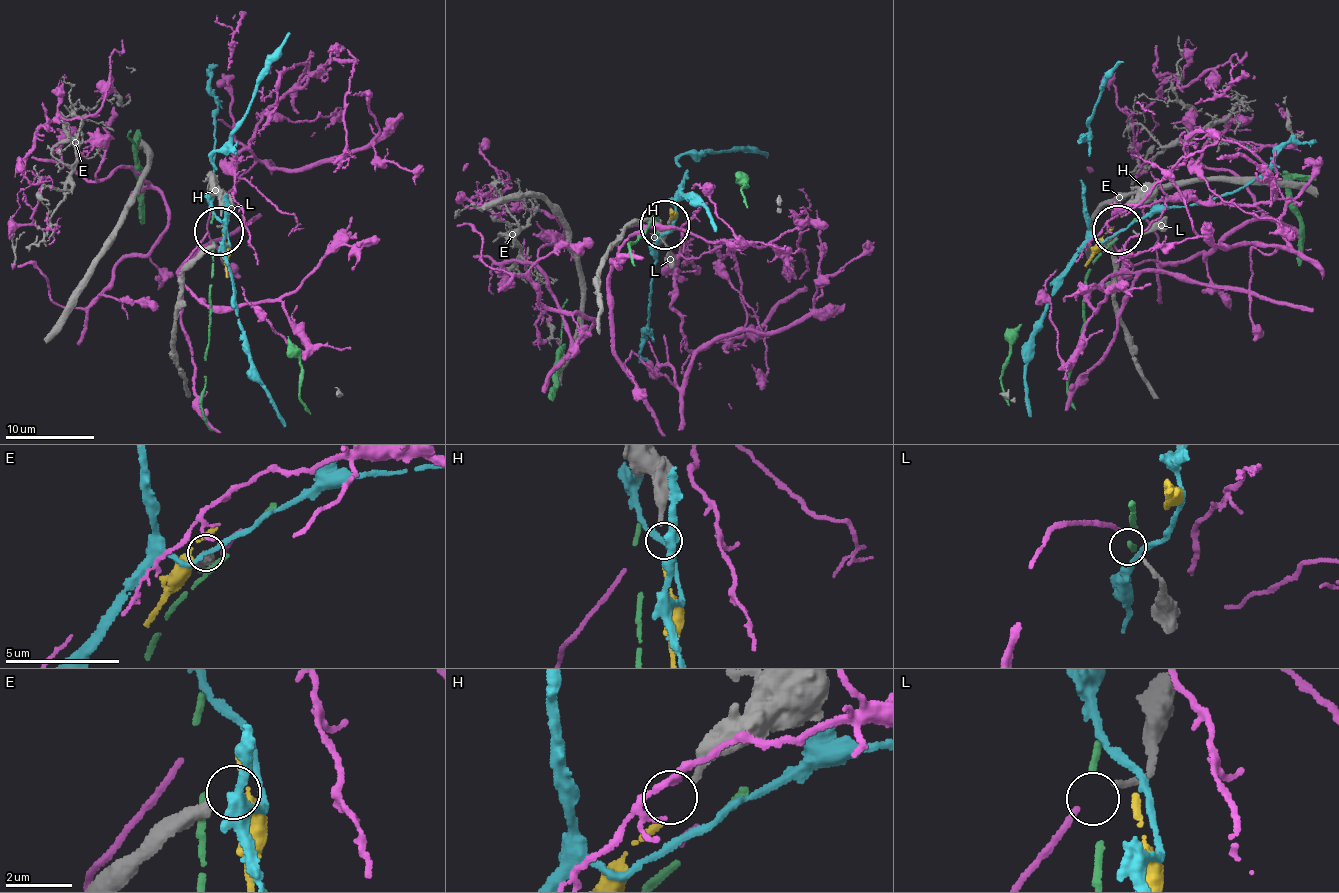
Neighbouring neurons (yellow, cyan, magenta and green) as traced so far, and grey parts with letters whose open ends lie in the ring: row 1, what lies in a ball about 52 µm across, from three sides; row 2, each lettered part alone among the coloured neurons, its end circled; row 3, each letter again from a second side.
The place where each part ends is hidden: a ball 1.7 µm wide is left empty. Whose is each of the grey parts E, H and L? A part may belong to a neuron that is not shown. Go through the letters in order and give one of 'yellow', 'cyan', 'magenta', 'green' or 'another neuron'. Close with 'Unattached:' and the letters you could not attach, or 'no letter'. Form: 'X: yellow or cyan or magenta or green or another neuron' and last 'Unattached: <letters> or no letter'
E: another neuron
H: yellow
L: magenta
Unattached: E

